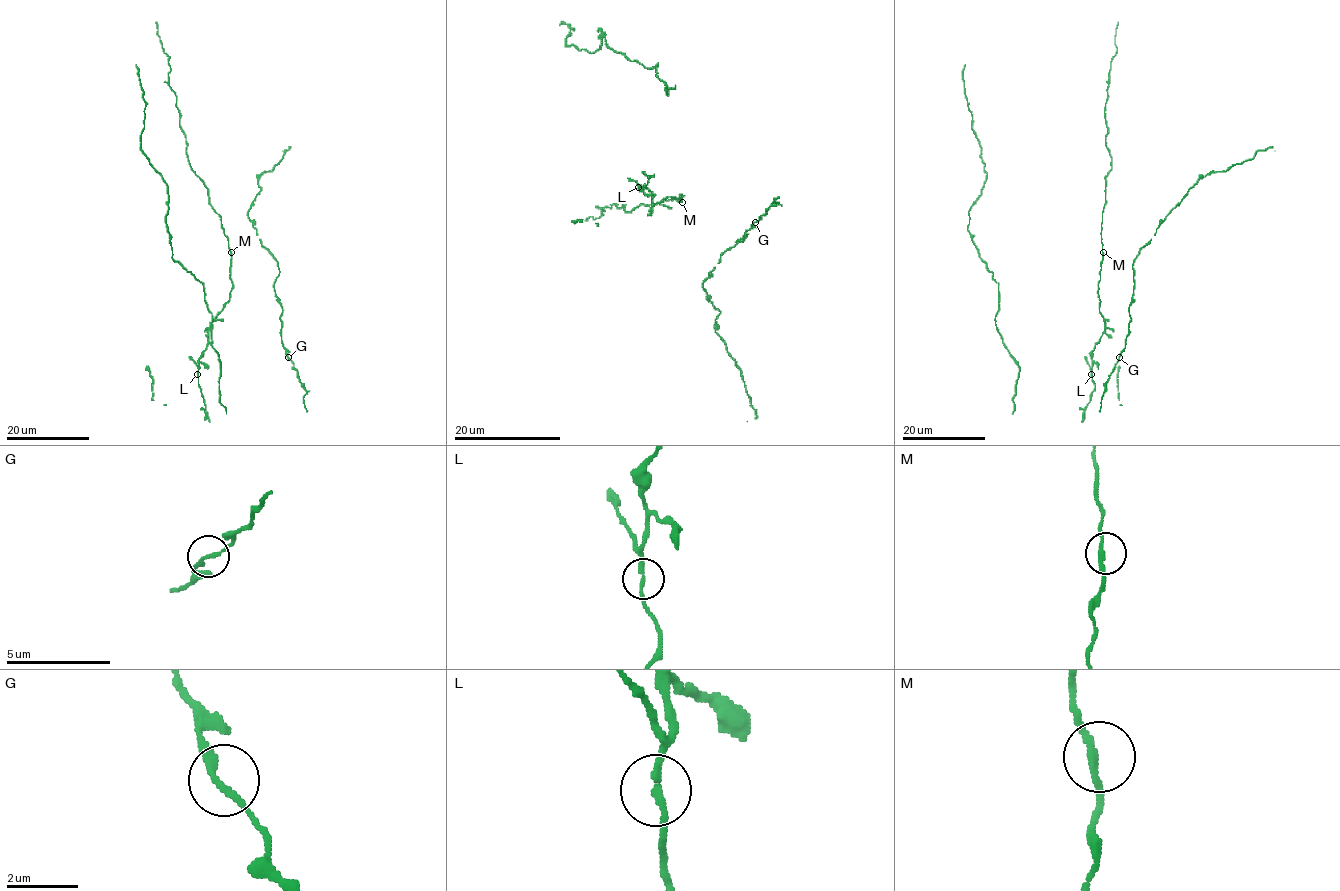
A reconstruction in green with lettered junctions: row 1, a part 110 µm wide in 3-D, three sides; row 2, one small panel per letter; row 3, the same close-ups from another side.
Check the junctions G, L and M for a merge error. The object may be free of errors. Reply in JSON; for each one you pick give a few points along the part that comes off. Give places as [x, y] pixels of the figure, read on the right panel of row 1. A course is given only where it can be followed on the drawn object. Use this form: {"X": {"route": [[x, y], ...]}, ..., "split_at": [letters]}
{"split_at": []}

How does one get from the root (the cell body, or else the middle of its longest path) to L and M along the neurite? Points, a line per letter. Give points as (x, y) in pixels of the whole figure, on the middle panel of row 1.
L: (645, 171), (649, 181), (641, 191), (638, 187)
M: (645, 171), (649, 181), (639, 190), (639, 186), (646, 187), (653, 195), (653, 203), (683, 195), (682, 202)

